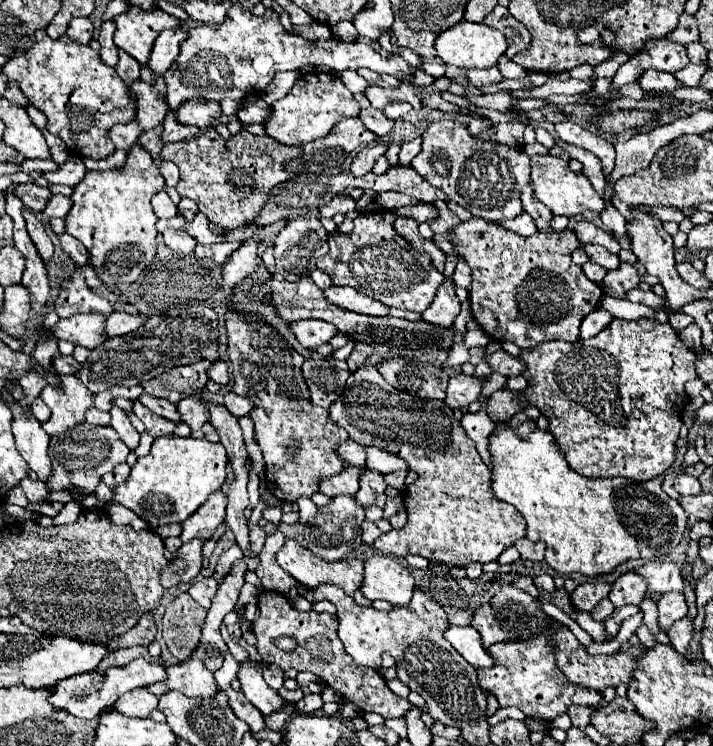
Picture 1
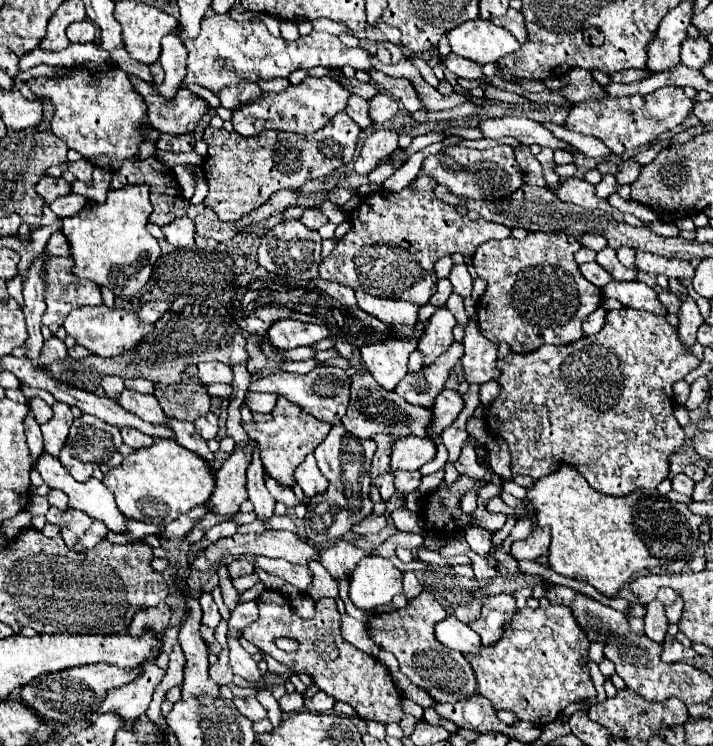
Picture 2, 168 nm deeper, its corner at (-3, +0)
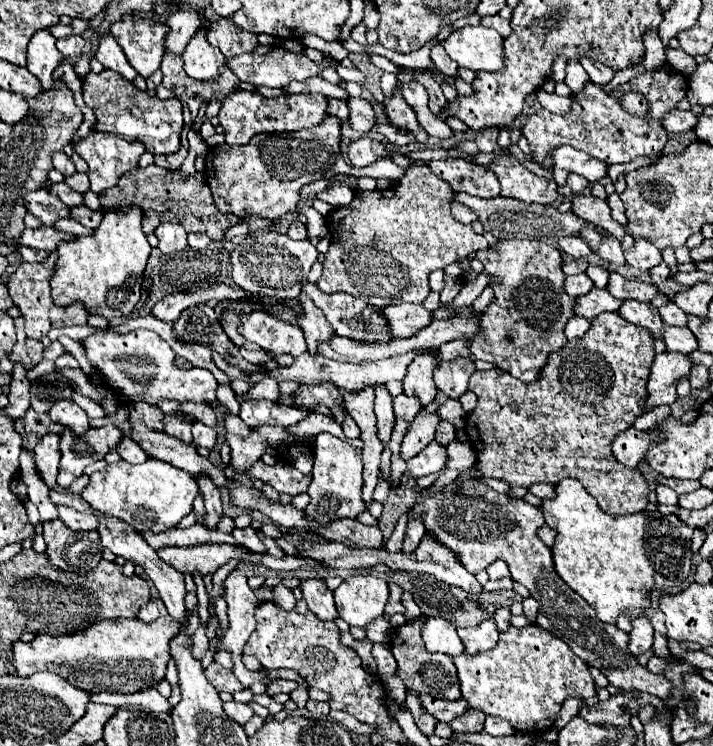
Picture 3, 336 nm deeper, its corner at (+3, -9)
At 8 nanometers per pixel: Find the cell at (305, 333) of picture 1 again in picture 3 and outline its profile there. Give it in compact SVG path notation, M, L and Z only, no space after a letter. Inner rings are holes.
M252 312L240 316L242 326L240 334L258 344L264 352L270 354L292 354L302 356L306 352L306 338L300 326L276 320L264 312Z

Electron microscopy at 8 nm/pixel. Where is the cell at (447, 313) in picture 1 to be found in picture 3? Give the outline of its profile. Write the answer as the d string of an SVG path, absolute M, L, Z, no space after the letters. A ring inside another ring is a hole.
M424 352L418 354L410 366L408 374L404 378L404 392L408 396L418 396L422 406L430 404L436 396L436 384L434 384L434 368L438 368L436 352Z

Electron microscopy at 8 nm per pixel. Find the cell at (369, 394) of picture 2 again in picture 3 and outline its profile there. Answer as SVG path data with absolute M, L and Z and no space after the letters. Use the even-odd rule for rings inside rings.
M349 414L346 415L346 418L344 419L344 422L342 422L341 426L346 438L349 439L359 438L360 429Z

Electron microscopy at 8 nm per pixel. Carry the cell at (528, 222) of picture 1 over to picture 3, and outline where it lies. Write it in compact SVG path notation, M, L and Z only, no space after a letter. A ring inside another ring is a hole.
M428 166L408 168L402 180L386 190L356 192L348 206L336 208L326 216L332 244L316 286L326 294L354 294L378 308L402 302L422 304L430 294L430 272L488 248L482 234L474 234L468 224L452 218L450 198L452 188Z

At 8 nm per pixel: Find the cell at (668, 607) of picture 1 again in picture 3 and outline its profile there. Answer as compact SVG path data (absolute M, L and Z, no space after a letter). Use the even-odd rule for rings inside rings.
M640 616L632 620L632 632L630 632L630 652L634 656L640 656L642 652L652 648L652 636L654 630L650 628L648 616Z

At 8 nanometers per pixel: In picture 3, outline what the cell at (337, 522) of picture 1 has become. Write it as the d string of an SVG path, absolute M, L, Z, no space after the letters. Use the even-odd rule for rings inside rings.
M318 434L314 446L312 474L314 480L308 488L310 504L304 510L310 520L330 524L340 518L358 518L362 512L366 512L366 502L362 500L362 460L358 448L332 434Z

